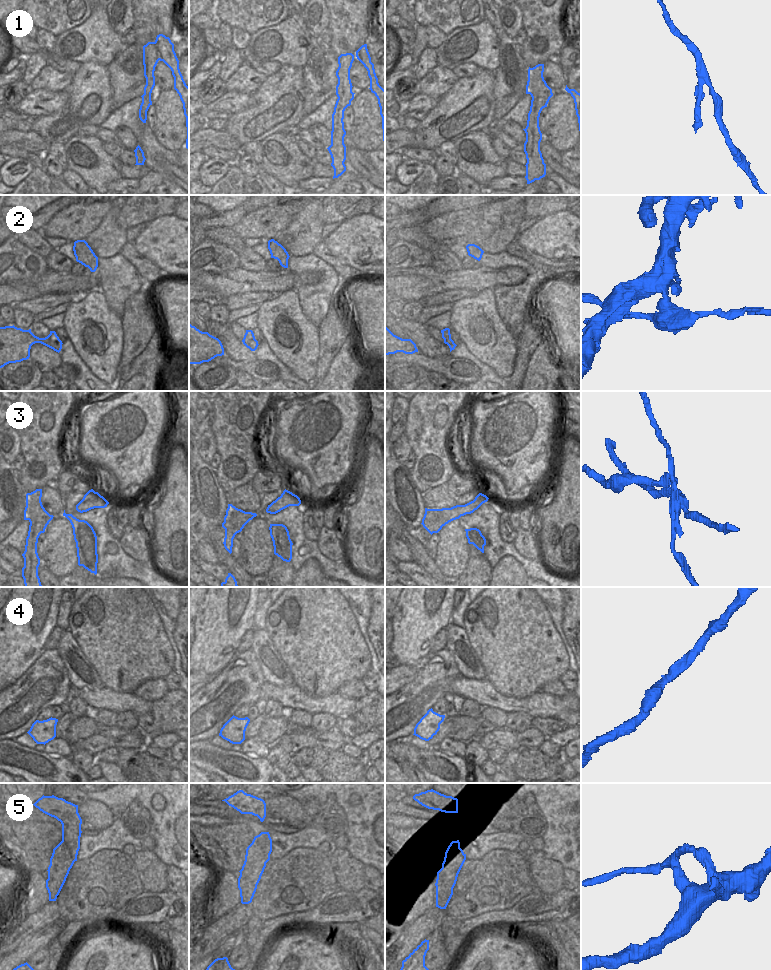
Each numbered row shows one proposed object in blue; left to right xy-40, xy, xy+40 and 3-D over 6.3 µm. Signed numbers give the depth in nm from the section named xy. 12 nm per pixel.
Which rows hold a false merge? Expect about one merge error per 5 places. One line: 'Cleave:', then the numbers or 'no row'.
Cleave: 2, 3, 5

